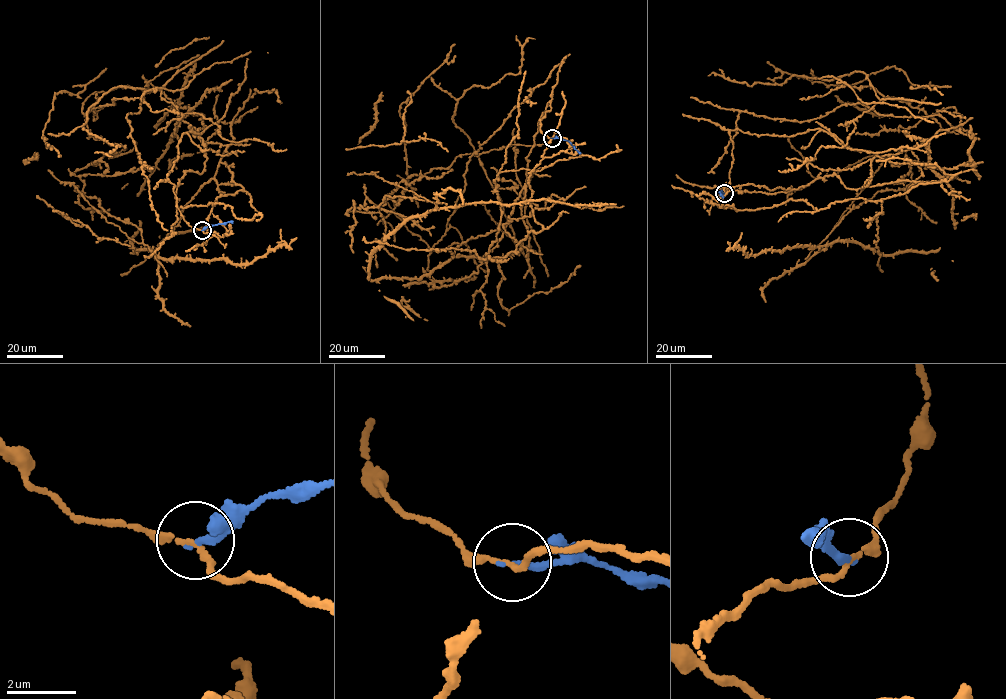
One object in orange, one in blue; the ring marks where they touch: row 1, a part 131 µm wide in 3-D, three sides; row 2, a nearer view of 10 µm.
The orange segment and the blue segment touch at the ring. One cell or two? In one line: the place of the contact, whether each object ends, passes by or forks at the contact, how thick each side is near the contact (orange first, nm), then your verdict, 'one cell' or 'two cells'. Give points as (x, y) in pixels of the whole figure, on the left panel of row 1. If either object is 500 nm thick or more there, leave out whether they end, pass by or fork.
at (202, 230); orange passes by; blue ends there; 140 nm thick on the orange side, 200 nm on the other; two cells

